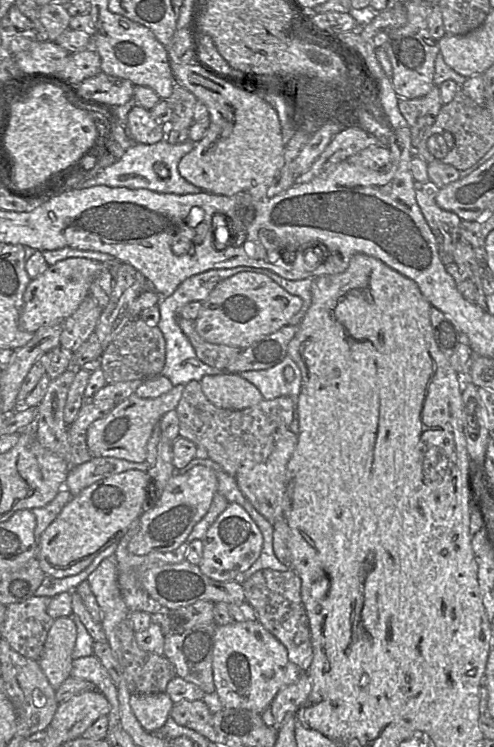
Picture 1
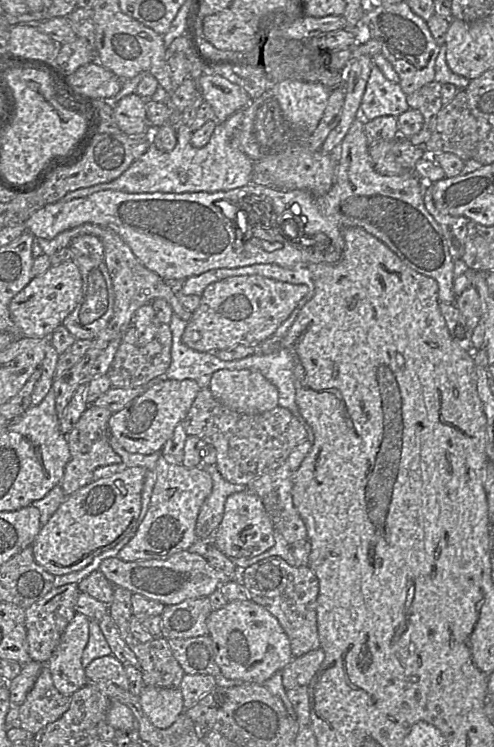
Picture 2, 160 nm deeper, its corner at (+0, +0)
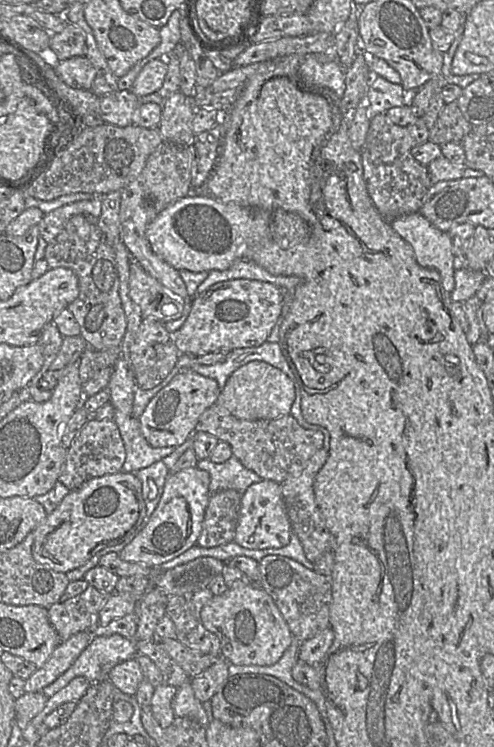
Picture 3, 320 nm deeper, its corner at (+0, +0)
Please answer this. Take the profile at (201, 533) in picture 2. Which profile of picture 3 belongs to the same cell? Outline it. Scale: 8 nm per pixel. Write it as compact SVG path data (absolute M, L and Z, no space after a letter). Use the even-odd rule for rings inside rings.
M233 455L224 463L214 463L209 458L199 460L196 467L210 474L211 495L227 489L243 494L249 486L263 480Z

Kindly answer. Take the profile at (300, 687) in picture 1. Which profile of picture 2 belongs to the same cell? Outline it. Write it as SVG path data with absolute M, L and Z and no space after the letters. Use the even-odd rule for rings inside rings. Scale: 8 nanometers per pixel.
M320 647L294 658L282 671L284 688L289 691L296 687L309 686L319 671L324 659L325 653Z

